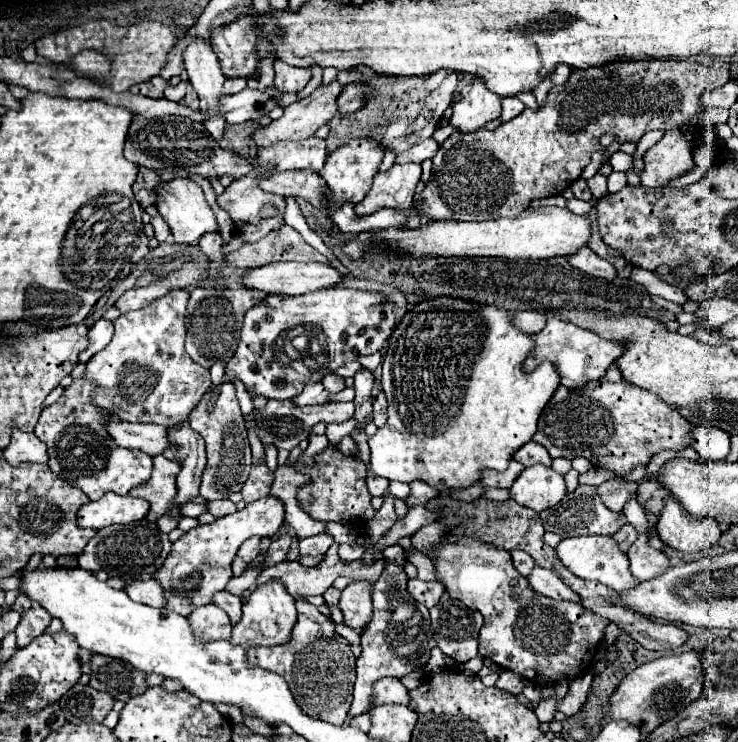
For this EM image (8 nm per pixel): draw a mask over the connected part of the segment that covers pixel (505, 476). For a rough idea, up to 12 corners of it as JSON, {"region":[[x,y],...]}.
{"region":[[512,460],[504,472],[486,470],[480,484],[510,488],[524,466]]}

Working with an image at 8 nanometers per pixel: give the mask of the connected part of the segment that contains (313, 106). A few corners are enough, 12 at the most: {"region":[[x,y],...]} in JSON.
{"region":[[342,84],[320,86],[258,128],[252,140],[268,148],[304,140],[336,114]]}

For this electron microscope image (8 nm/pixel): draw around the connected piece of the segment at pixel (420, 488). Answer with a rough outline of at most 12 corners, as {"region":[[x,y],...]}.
{"region":[[410,482],[406,506],[422,506],[438,496],[432,486]]}

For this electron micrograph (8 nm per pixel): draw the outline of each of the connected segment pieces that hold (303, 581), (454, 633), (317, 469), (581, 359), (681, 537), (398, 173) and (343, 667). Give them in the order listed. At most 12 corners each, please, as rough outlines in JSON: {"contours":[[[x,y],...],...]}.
{"contours":[[[338,547],[318,566],[280,562],[264,568],[246,592],[280,580],[292,598],[322,594],[338,576],[374,582],[384,560],[340,560]],[[446,592],[430,608],[444,656],[466,664],[478,656],[480,612]],[[336,446],[294,462],[298,488],[314,520],[372,520],[366,466]],[[550,318],[534,334],[522,364],[532,372],[552,362],[560,382],[580,388],[600,380],[622,356],[572,322]],[[664,500],[658,538],[680,552],[700,552],[720,538],[712,518],[690,516]],[[394,164],[374,176],[356,216],[408,210],[420,164]],[[298,598],[290,642],[250,648],[304,714],[338,726],[356,656],[334,622]]]}

